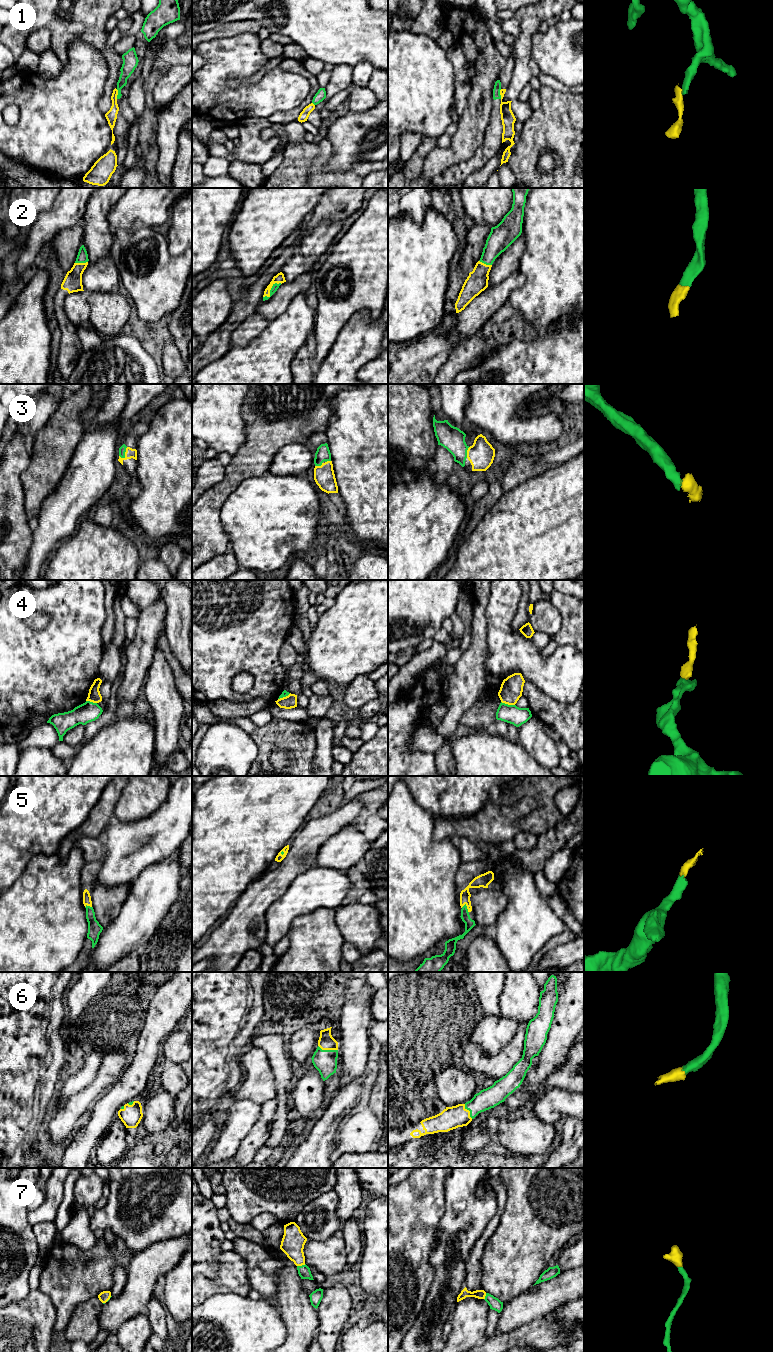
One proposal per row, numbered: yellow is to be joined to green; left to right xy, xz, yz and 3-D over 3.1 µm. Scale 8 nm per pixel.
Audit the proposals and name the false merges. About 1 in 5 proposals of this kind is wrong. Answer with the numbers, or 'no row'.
1

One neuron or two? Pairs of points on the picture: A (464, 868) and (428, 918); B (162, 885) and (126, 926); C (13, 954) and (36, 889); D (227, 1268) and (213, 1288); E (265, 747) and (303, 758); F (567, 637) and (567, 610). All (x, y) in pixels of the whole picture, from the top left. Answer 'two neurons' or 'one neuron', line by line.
A: two neurons
B: one neuron
C: one neuron
D: one neuron
E: one neuron
F: one neuron

